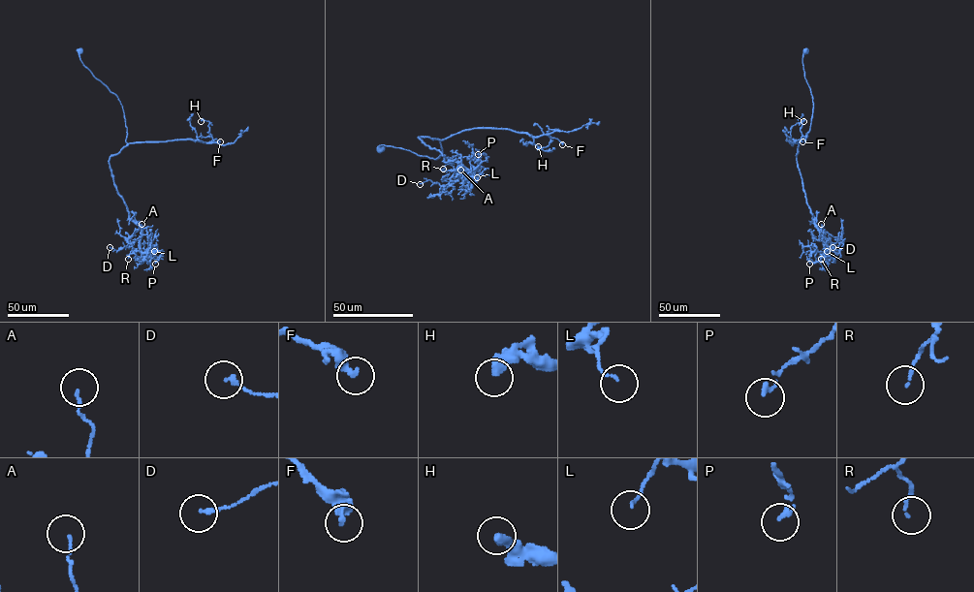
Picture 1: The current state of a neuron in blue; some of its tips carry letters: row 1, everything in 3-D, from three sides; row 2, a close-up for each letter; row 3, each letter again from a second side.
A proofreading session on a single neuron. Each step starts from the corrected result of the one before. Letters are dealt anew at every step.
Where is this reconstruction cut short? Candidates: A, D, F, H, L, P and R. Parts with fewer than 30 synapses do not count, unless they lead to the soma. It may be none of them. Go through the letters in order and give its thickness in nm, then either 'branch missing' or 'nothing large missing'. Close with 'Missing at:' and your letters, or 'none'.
A: calibre 110 nm; nothing large missing
D: calibre 180 nm; nothing large missing
F: calibre 320 nm; nothing large missing
H: calibre 360 nm; nothing large missing
L: calibre 100 nm; nothing large missing
P: calibre 160 nm; nothing large missing
R: calibre 90 nm; nothing large missing
Missing at: none

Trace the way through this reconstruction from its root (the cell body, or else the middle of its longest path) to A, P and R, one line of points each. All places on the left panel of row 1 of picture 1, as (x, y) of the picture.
A: (79, 51), (82, 63), (122, 107), (127, 144), (109, 157), (109, 165), (129, 217), (142, 230), (141, 224)
P: (79, 51), (122, 107), (127, 144), (109, 168), (141, 228), (141, 250), (161, 251), (155, 264)
R: (79, 51), (122, 108), (127, 144), (109, 165), (129, 217), (141, 228), (141, 257), (128, 259)

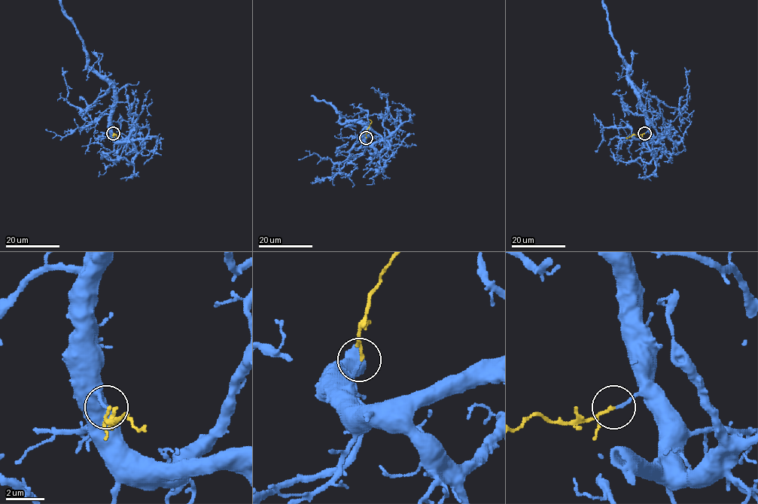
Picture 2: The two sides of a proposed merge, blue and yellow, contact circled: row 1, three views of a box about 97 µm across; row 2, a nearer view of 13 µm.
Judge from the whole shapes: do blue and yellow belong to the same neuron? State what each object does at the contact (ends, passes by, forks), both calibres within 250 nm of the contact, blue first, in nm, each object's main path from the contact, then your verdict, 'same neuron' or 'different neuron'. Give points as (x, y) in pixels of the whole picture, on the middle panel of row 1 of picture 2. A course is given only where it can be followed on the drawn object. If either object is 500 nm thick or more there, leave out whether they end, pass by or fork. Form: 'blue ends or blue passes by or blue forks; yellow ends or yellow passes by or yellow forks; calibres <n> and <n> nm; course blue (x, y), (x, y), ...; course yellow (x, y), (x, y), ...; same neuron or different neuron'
blue ends; yellow passes by; calibres 140 and 110 nm; course yellow (366, 138), (371, 122), (369, 119); same neuron

